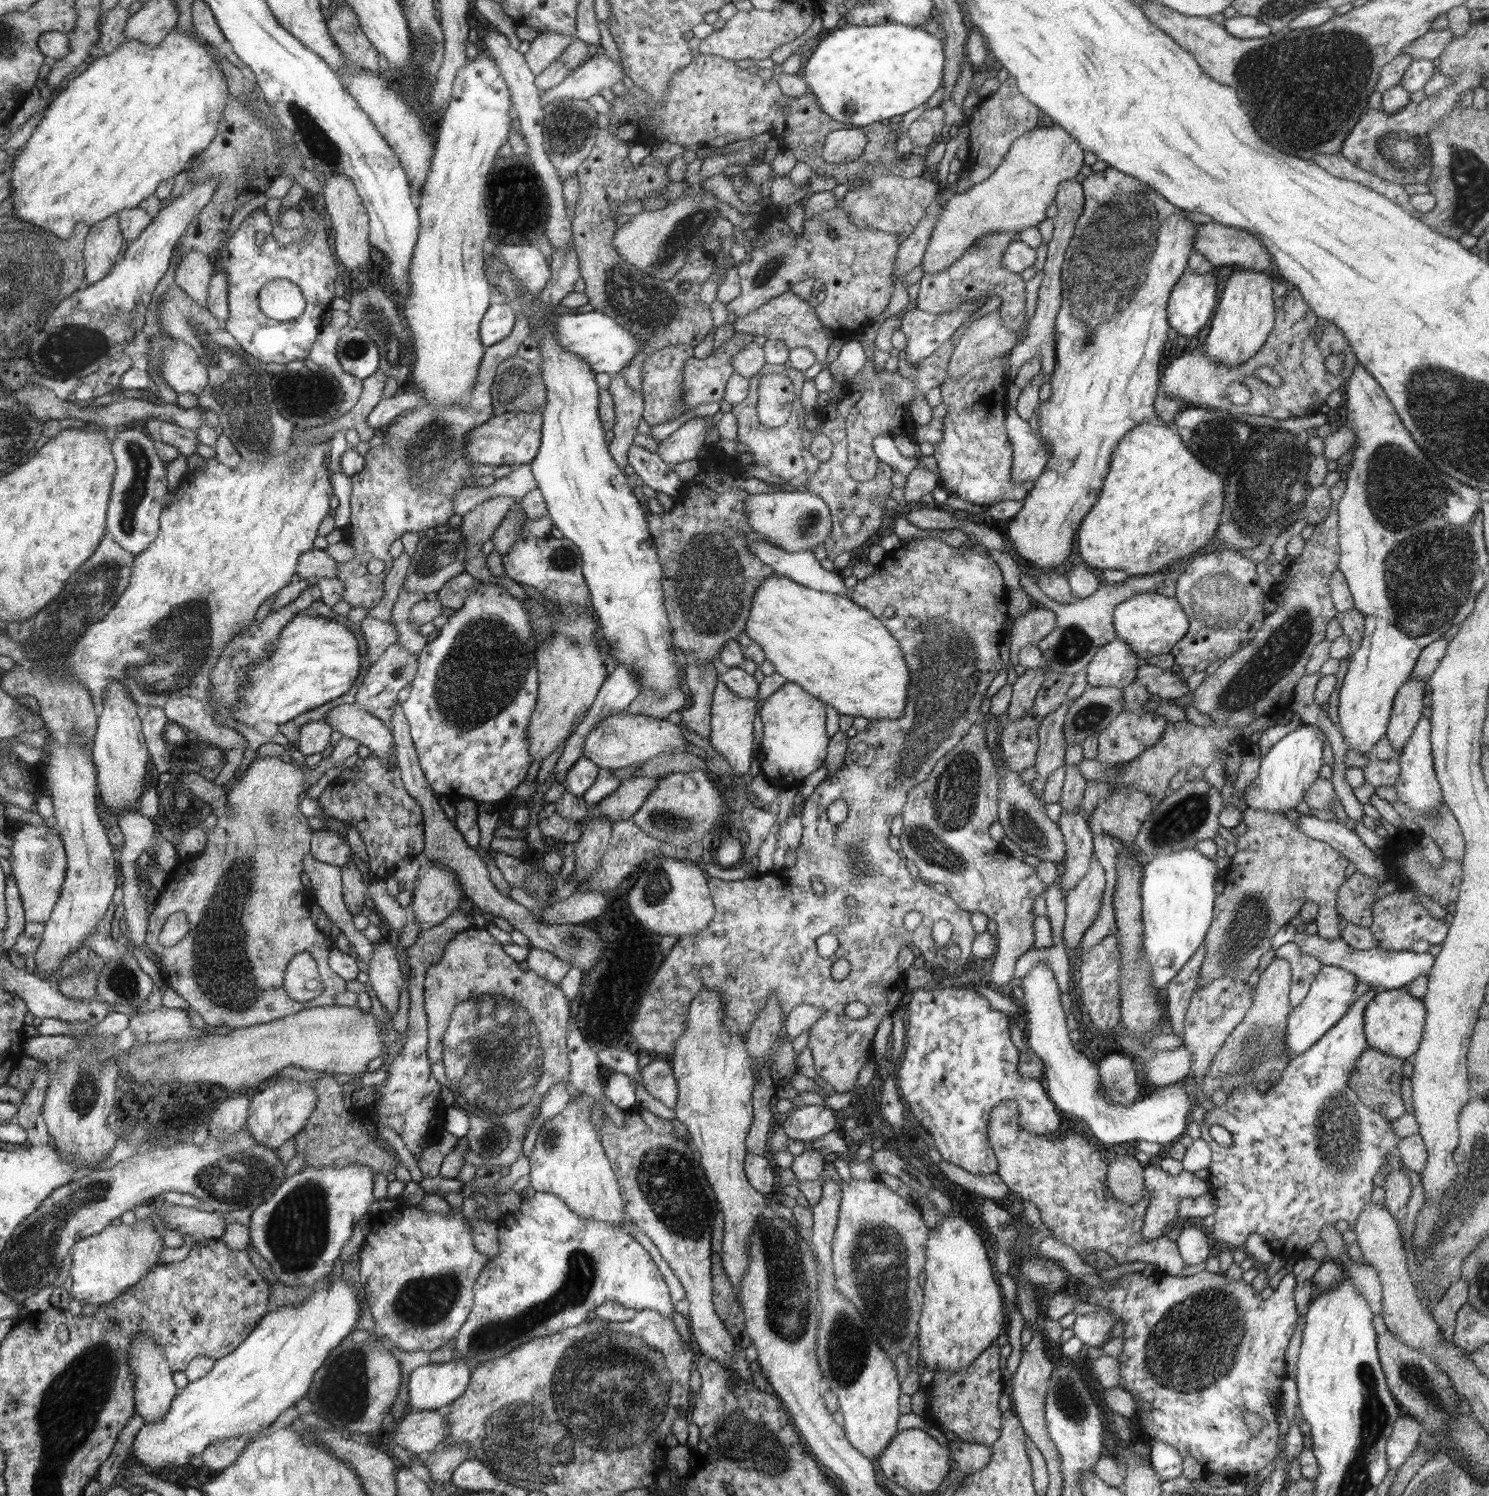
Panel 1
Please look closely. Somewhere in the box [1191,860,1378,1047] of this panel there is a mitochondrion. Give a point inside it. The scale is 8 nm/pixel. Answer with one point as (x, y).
(1245, 930)

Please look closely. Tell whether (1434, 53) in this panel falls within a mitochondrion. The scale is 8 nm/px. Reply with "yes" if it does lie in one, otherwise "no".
no

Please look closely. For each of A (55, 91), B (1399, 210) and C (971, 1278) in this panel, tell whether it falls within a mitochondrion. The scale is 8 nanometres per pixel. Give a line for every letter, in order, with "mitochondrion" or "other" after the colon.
A: other
B: other
C: other

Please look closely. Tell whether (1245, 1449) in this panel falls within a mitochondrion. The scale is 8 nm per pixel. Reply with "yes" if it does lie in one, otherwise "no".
no

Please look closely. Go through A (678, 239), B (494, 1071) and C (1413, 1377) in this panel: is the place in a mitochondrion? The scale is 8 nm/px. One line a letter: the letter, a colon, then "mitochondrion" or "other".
A: mitochondrion
B: mitochondrion
C: mitochondrion

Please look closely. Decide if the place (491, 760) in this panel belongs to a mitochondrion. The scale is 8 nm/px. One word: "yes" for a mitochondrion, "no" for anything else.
no

